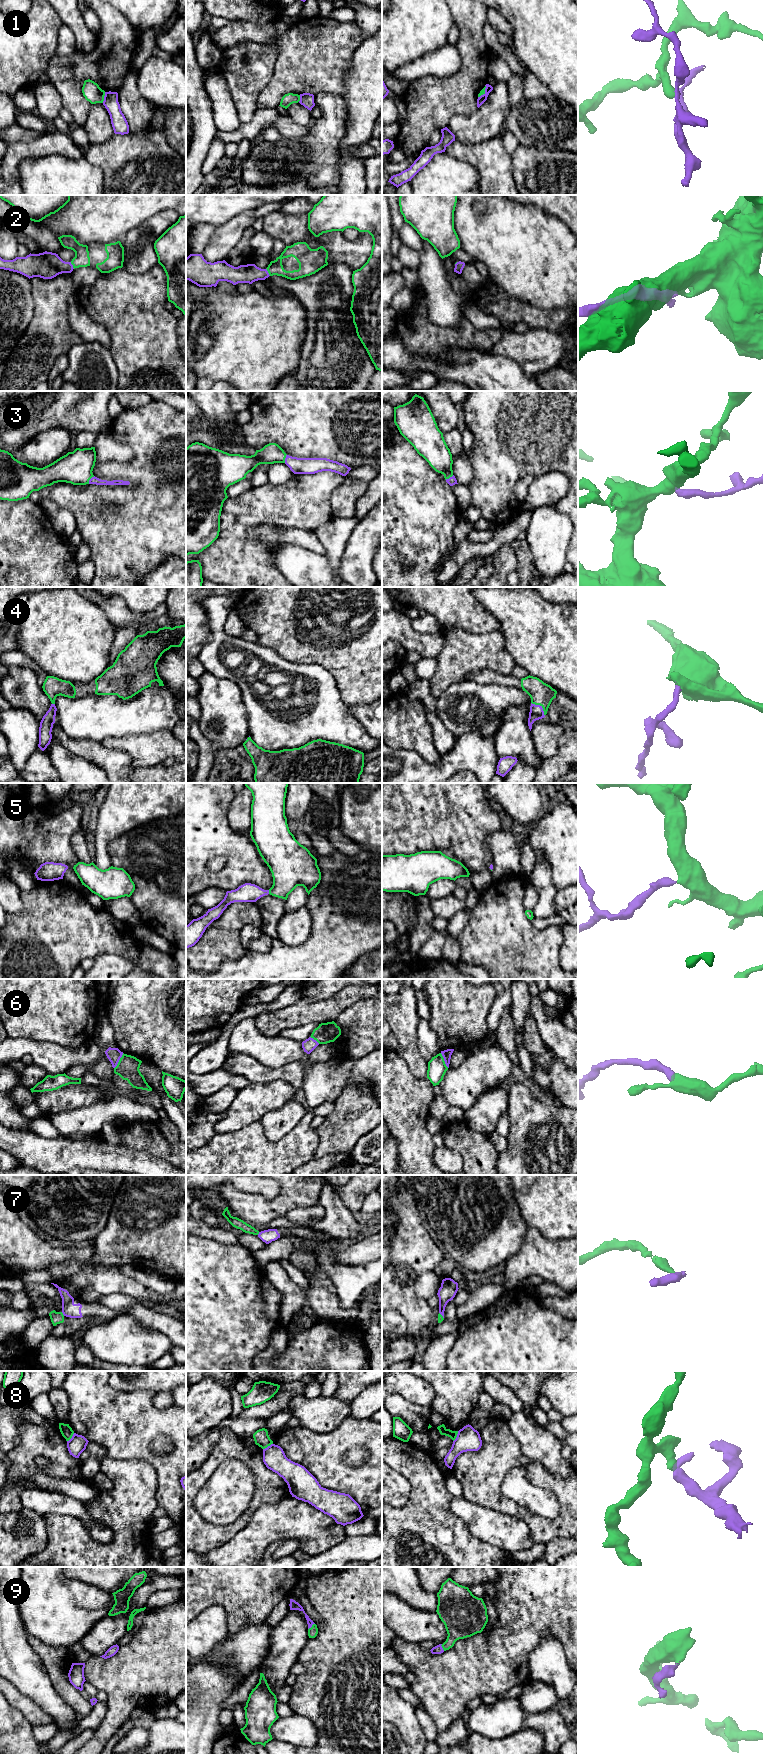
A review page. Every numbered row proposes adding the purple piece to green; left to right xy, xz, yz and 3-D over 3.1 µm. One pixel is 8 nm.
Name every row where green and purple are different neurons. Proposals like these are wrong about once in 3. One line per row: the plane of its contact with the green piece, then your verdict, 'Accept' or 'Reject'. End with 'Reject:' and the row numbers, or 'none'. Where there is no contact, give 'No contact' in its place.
1: Touches green in xy. Reject
2: Touches green in xz. Accept
3: Touches green in xy. Accept
4: Touches green in yz. Accept
5: Touches green in xz. Accept
6: Touches green in xy. Reject
7: Touches green in xy. Accept
8: Touches green in yz. Reject
9: Touches green in xz. Accept
Reject: 1, 6, 8

